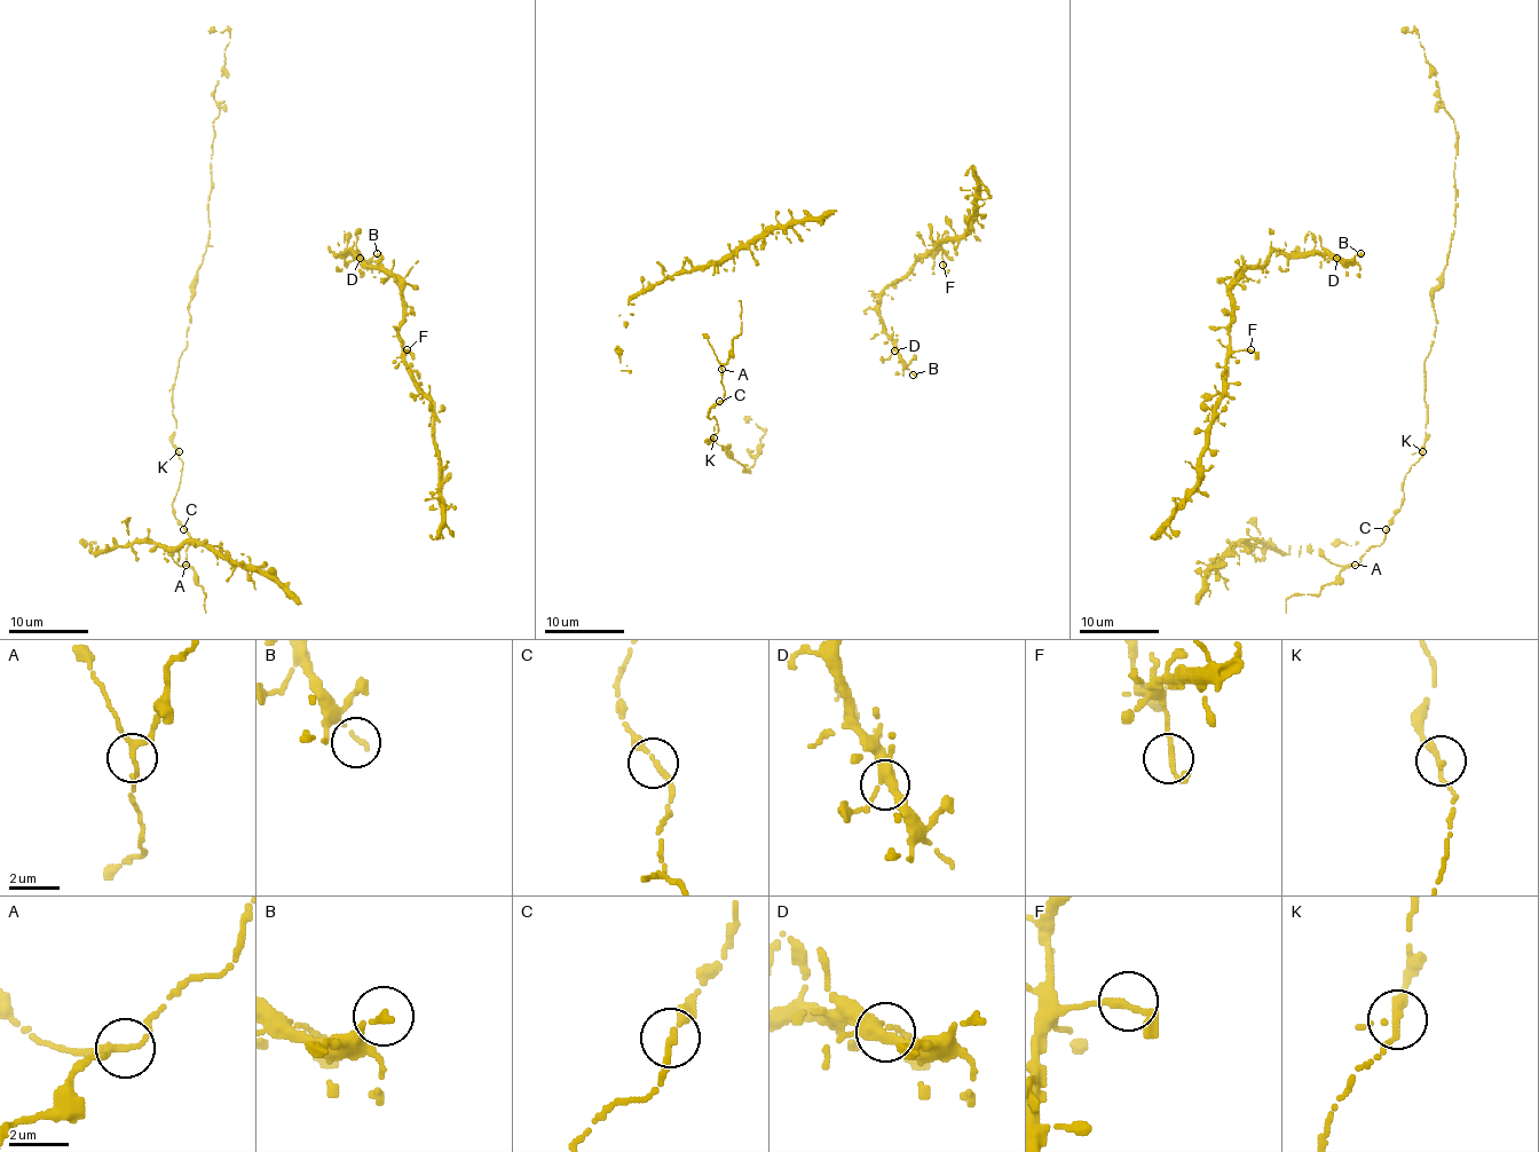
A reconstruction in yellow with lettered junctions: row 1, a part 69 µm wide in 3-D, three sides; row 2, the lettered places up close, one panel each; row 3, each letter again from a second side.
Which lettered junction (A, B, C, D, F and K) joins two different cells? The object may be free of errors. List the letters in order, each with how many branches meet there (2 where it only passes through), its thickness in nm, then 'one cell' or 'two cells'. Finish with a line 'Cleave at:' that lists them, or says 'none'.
A: 3 branches meet; 200 nm thick; one cell
B: 1 branches meet; 280 nm thick; one cell
C: 2 branches meet; 220 nm thick; one cell
D: 4 branches meet; 320 nm thick; one cell
F: 2 branches meet; 220 nm thick; one cell
K: 3 branches meet; 220 nm thick; one cell
Cleave at: none

